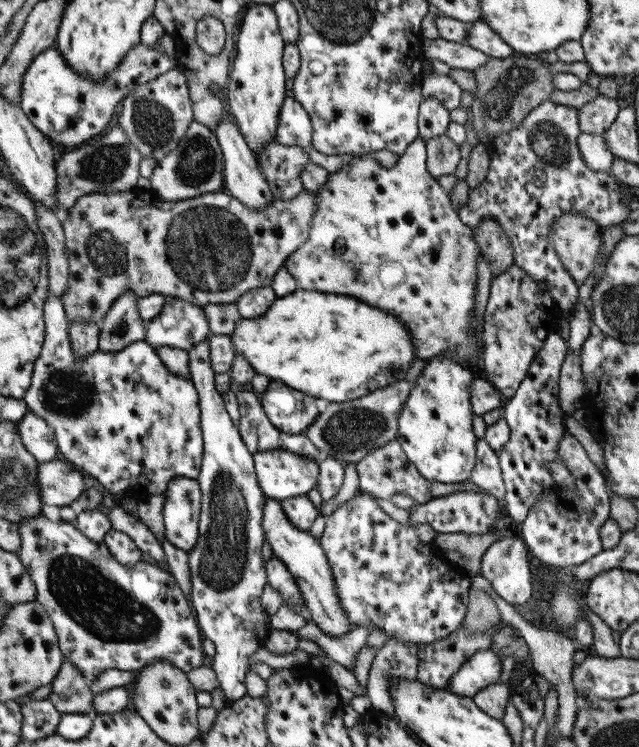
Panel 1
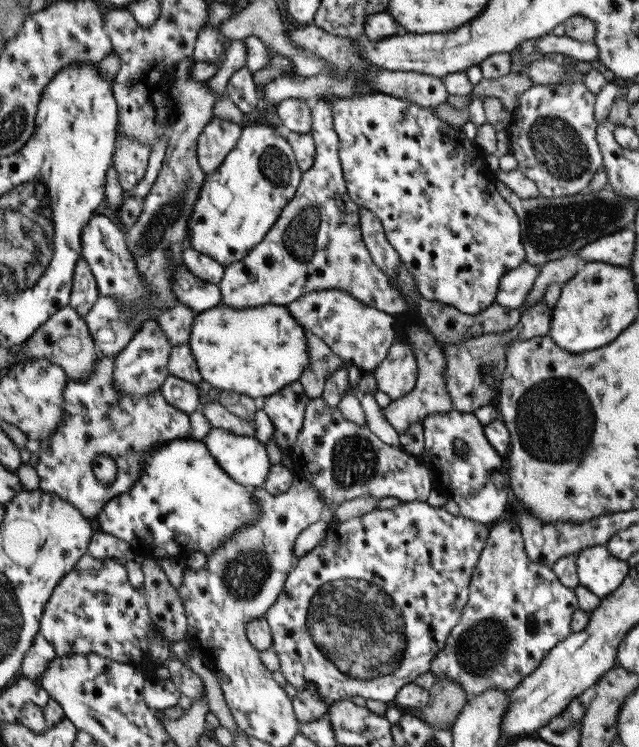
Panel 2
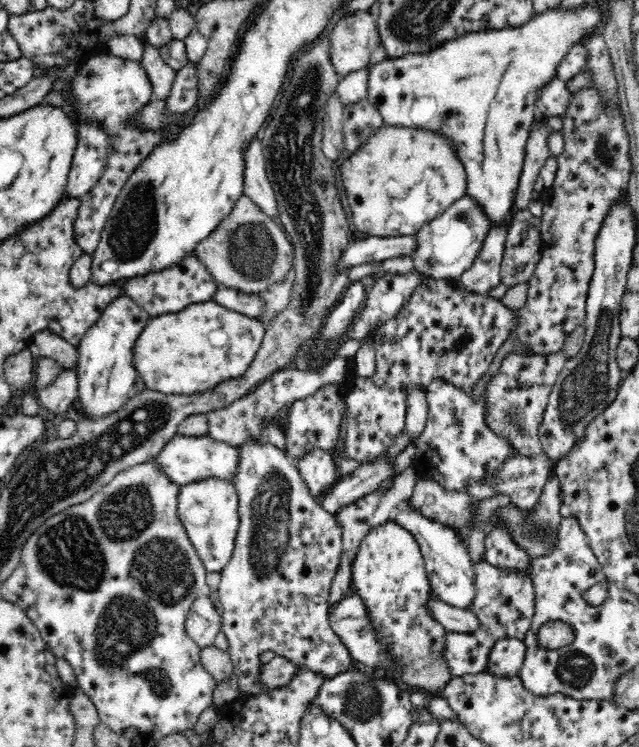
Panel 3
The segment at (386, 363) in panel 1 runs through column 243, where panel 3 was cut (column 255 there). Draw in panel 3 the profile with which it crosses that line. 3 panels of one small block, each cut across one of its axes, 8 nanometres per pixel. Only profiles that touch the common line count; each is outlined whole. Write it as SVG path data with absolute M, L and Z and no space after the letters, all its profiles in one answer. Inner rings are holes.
M214 301L190 304L180 312L152 317L142 330L134 348L135 366L140 372L146 388L166 395L204 394L214 390L218 384L236 380L247 374L258 356L265 335L265 324L260 319L225 308Z

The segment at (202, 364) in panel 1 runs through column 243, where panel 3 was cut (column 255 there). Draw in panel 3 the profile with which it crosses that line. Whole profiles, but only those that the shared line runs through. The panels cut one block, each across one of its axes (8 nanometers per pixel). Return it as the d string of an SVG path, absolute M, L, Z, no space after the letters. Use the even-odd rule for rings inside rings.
M246 444L240 449L240 470L238 470L238 476L234 480L234 486L238 491L238 499L240 506L240 528L238 534L236 534L236 544L234 544L234 552L232 552L232 558L230 562L226 564L224 570L218 577L217 591L219 593L220 601L222 601L222 626L221 630L224 631L226 638L228 639L228 652L233 662L233 670L238 675L238 683L240 683L240 690L243 696L257 695L266 691L266 688L261 688L257 684L257 678L259 670L262 664L259 661L259 654L265 650L273 650L276 654L291 660L296 666L304 666L310 668L310 671L316 671L318 673L324 673L326 678L332 678L340 672L346 672L354 660L349 653L348 647L343 644L340 637L334 632L330 624L329 617L329 592L332 581L338 572L341 556L343 554L343 532L342 525L336 516L328 513L326 510L322 510L319 502L312 497L309 492L306 483L299 475L298 469L294 461L287 455L280 451L274 445L266 444Z

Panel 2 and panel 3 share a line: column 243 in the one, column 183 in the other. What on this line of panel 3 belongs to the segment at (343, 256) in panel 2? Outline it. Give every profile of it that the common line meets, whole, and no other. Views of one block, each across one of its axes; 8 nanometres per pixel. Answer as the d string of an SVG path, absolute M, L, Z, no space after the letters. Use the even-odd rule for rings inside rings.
M192 251L184 260L178 260L176 264L172 264L160 272L150 272L150 274L136 275L125 279L121 286L121 292L123 296L130 298L149 315L156 317L180 312L190 304L214 301L219 288L220 284L216 283L216 279L208 271L208 268Z

